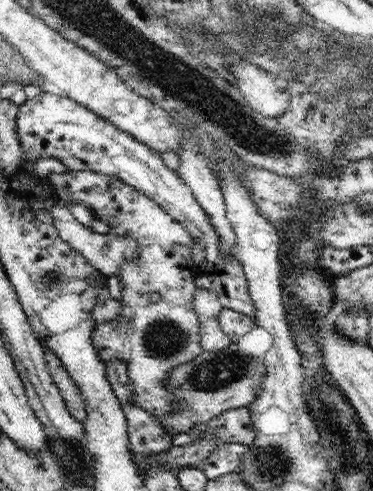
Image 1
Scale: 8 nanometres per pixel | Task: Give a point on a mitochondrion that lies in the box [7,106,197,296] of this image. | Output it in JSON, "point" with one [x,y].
{"point":[49,279]}

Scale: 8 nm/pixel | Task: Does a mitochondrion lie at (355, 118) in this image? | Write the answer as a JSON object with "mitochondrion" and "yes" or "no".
{"mitochondrion":"no"}

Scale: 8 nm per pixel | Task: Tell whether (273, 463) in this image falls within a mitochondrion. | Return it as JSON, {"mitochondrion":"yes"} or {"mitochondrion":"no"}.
{"mitochondrion":"yes"}

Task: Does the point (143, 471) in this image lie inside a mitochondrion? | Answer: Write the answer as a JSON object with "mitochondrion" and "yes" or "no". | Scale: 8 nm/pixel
{"mitochondrion":"no"}

